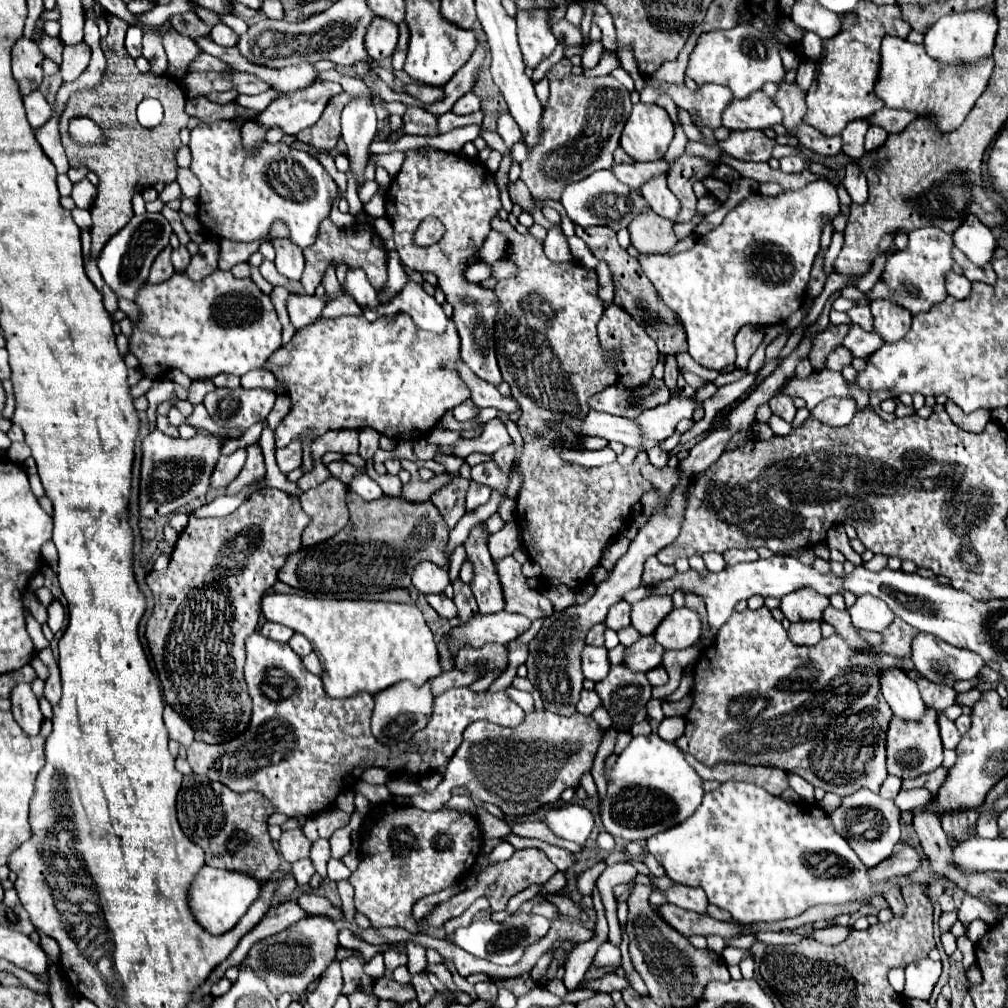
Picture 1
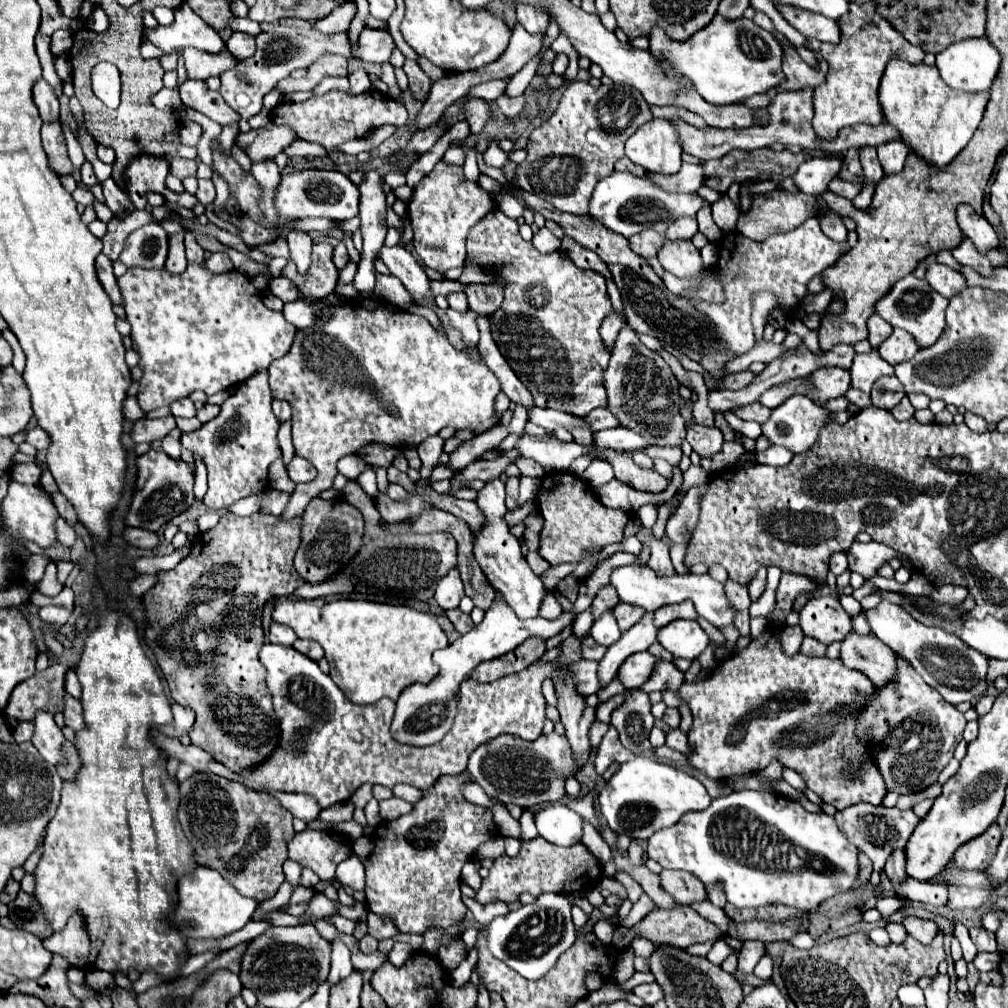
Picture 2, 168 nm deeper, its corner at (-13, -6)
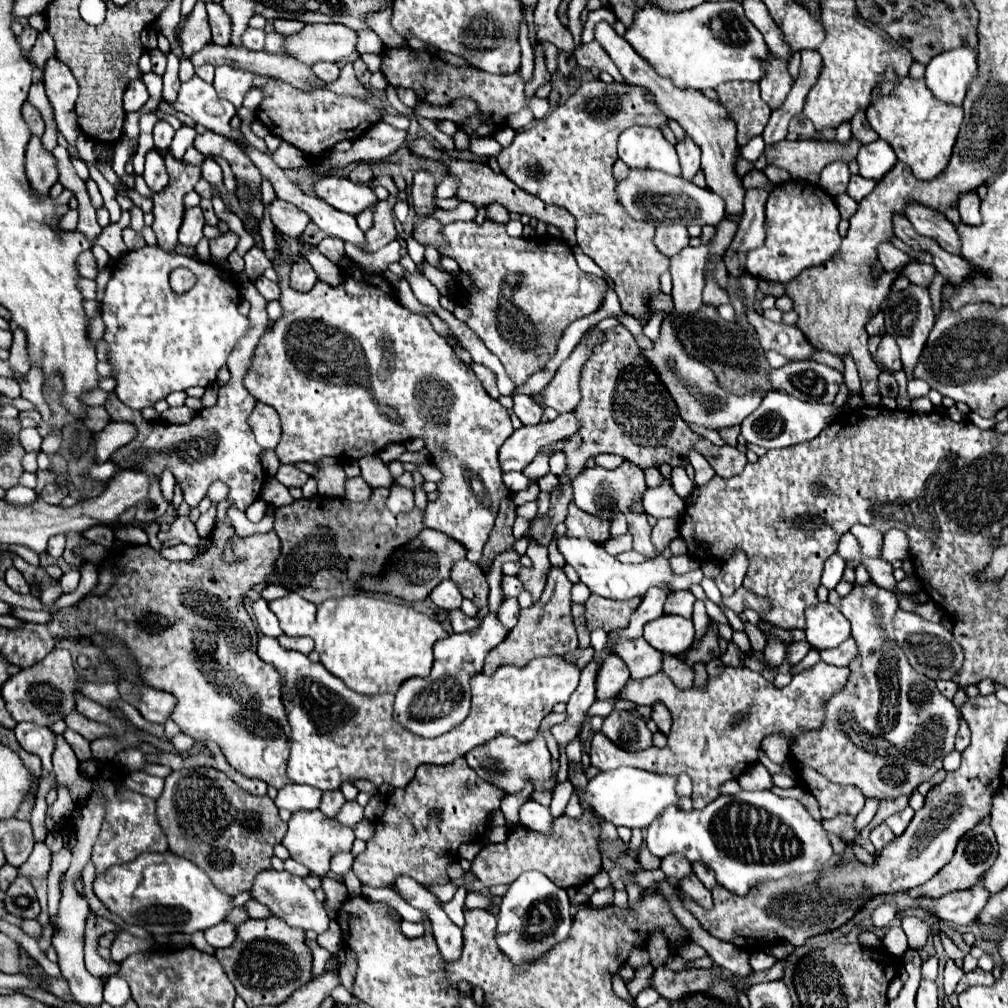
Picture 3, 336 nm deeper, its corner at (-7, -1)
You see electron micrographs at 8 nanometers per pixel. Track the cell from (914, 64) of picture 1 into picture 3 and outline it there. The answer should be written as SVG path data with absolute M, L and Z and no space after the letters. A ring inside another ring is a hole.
M887 68L885 76L889 82L893 82L895 88L889 96L873 96L873 102L867 108L867 122L879 134L879 138L893 146L897 158L911 166L919 180L935 178L949 162L963 122L963 108L955 104L941 104L941 100L937 100L933 92L925 88L925 78L899 78L893 68Z

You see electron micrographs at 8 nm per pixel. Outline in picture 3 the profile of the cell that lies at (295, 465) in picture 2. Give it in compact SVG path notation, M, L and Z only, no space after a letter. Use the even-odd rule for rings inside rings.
M283 464L283 466L279 466L279 472L275 478L285 486L303 486L309 476L305 472L301 472L297 466Z

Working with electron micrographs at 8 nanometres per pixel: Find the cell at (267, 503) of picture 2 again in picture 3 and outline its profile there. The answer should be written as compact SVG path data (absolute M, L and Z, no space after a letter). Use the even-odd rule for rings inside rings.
M257 500L257 502L253 502L249 508L247 508L247 518L251 520L251 522L259 522L261 518L263 518L263 514L265 514L265 510L267 510L267 504L265 504L265 500Z

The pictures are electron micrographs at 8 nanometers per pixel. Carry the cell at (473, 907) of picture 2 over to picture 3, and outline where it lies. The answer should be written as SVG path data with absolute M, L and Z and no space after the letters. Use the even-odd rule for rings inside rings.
M449 882L449 884L441 884L441 886L425 886L429 892L433 892L441 902L449 902L453 900L455 892L457 892L457 884Z

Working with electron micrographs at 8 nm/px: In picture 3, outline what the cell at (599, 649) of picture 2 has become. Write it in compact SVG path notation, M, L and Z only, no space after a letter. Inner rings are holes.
M587 646L587 648L577 648L577 650L569 652L569 654L565 654L565 658L567 658L567 660L573 660L579 668L583 668L587 662L593 660L593 654L595 654L593 646Z

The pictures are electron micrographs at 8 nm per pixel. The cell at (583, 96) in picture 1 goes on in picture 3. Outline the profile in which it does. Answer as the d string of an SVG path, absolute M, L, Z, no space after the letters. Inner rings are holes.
M591 80L583 82L577 92L561 106L553 108L547 118L537 120L533 128L521 130L515 134L513 144L505 148L499 154L499 168L501 172L515 182L521 190L541 198L545 204L555 204L571 212L577 220L577 244L579 248L615 282L615 292L621 300L621 308L625 314L649 318L647 300L651 294L659 292L659 276L669 270L669 258L665 254L657 252L657 246L653 244L655 226L649 222L639 222L627 216L627 212L617 204L615 196L615 184L617 180L611 174L611 168L617 160L617 138L619 134L629 126L653 126L663 128L669 124L669 118L659 112L659 108L653 104L649 92L639 86L621 84L621 82L603 82L603 80Z

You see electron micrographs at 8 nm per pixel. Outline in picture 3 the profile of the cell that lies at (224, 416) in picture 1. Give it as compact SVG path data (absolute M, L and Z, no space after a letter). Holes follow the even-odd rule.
M243 282L241 294L251 304L251 310L249 310L251 330L247 332L249 336L239 340L237 348L227 360L231 380L229 384L219 388L219 400L213 408L201 410L189 424L167 424L167 422L153 424L153 422L143 420L139 410L127 408L115 394L111 394L111 398L105 404L113 420L133 422L139 428L137 438L113 454L113 460L119 464L119 468L141 468L147 474L159 476L163 468L169 466L173 470L173 476L181 480L185 502L191 508L195 508L207 496L207 488L213 482L221 480L223 484L229 486L229 504L245 512L247 506L259 498L261 486L265 480L265 472L261 466L263 448L255 442L255 434L247 422L251 412L255 410L257 400L249 396L249 390L245 388L243 380L247 376L249 366L253 364L253 352L259 344L259 338L265 332L263 328L267 324L267 314L265 314L267 302L257 292L253 282Z

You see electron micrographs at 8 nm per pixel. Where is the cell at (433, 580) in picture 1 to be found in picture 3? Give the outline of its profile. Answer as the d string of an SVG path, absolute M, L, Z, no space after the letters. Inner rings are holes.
M443 580L437 588L433 588L433 592L429 594L429 598L443 610L453 610L453 608L459 608L461 606L461 592L459 588L453 584L453 580Z

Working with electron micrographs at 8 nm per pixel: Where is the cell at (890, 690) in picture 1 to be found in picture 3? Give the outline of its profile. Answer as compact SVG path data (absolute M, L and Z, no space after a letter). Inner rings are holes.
M853 638L845 640L841 646L833 648L833 650L823 650L821 652L821 660L833 666L847 666L857 658L857 644Z

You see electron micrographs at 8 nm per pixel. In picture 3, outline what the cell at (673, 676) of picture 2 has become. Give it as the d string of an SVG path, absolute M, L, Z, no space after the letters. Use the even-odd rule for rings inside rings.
M645 638L621 640L613 646L613 654L621 656L625 664L629 664L633 680L641 680L661 672L661 652L649 646Z

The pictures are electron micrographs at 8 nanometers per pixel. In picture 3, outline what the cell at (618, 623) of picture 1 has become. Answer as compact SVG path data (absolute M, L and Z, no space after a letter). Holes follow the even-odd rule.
M591 596L585 602L587 628L589 630L603 628L605 632L611 632L615 628L623 628L629 624L629 616L635 612L639 602L641 602L641 598L617 602L617 600L607 600L601 596Z

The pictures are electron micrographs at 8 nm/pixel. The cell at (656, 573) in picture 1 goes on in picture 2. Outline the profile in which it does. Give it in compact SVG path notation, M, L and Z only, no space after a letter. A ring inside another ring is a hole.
M641 529L641 531L637 533L637 537L639 537L639 541L641 541L643 545L649 547L651 555L649 555L647 565L649 565L655 573L659 573L659 575L671 575L671 573L675 573L673 563L671 563L671 559L669 559L669 547L667 547L663 541L655 539L649 529Z

